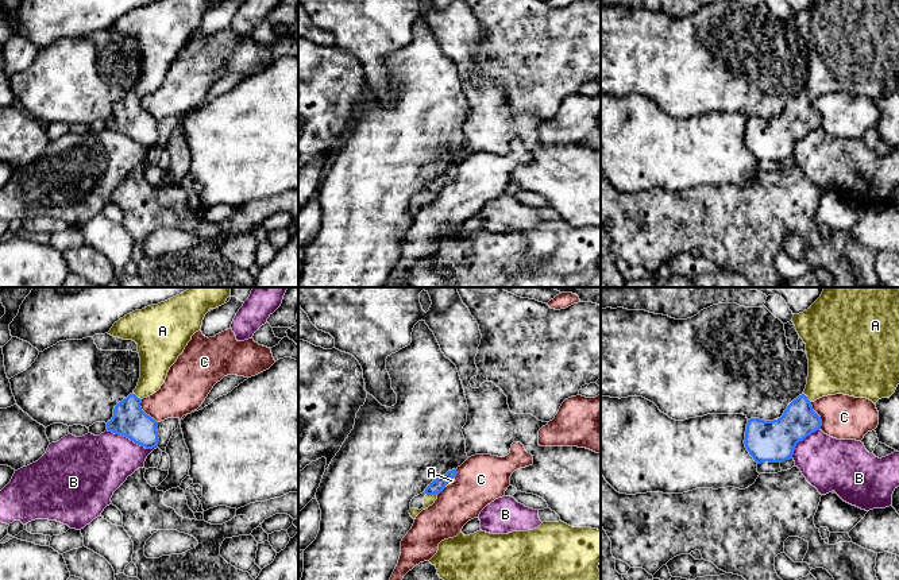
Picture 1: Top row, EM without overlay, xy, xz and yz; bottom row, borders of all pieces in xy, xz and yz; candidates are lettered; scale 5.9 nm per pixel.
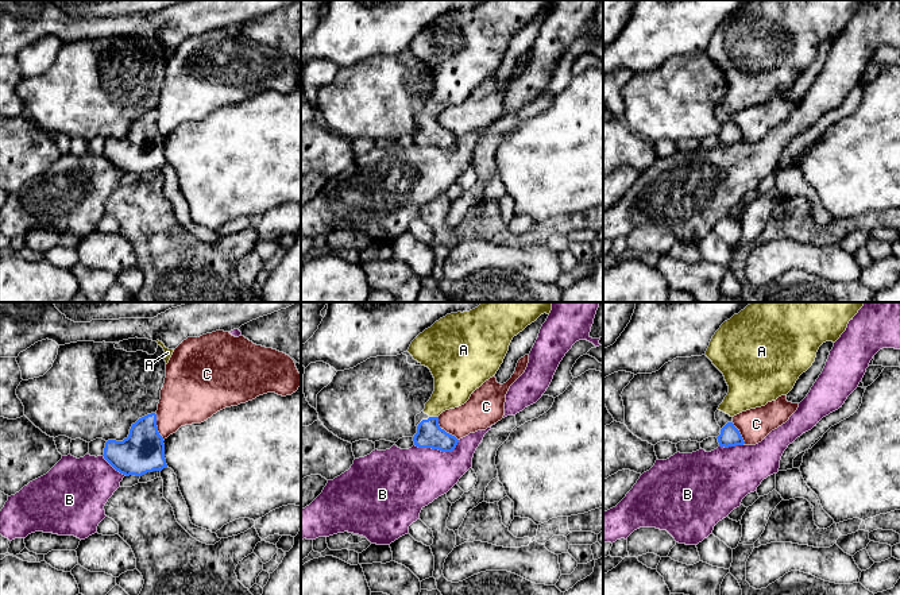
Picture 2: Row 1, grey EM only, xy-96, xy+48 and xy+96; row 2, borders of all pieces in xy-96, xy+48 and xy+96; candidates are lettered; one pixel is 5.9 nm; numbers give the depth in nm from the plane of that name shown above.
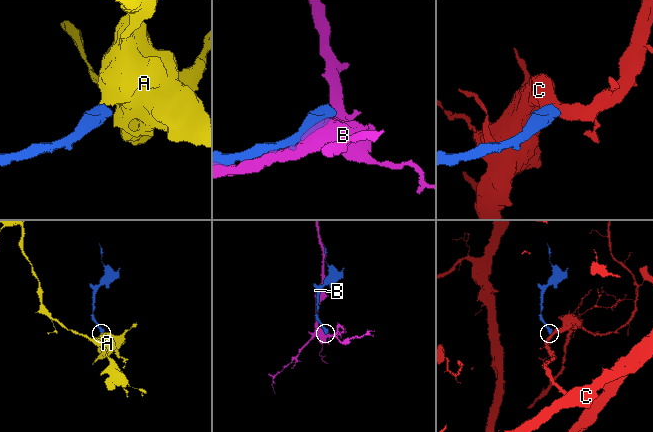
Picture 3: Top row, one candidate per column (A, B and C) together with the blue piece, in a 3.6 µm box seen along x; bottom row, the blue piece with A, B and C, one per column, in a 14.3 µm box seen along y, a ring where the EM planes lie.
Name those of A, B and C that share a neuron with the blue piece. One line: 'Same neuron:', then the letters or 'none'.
Same neuron: A

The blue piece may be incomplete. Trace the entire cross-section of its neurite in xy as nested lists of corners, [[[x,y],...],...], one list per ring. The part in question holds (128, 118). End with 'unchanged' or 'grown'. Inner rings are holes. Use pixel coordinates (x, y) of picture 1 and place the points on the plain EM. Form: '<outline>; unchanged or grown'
[[[161,0],[135,8],[113,22],[108,32],[138,42],[140,76],[134,90],[115,104],[113,115],[107,120],[108,129],[146,147],[158,144],[158,120],[142,108],[142,97],[161,86],[170,65],[201,27],[205,12],[224,1]]]; grown

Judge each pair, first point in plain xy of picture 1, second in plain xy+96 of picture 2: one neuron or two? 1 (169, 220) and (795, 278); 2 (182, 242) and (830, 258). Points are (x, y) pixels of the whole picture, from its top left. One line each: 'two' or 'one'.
1: one
2: one

